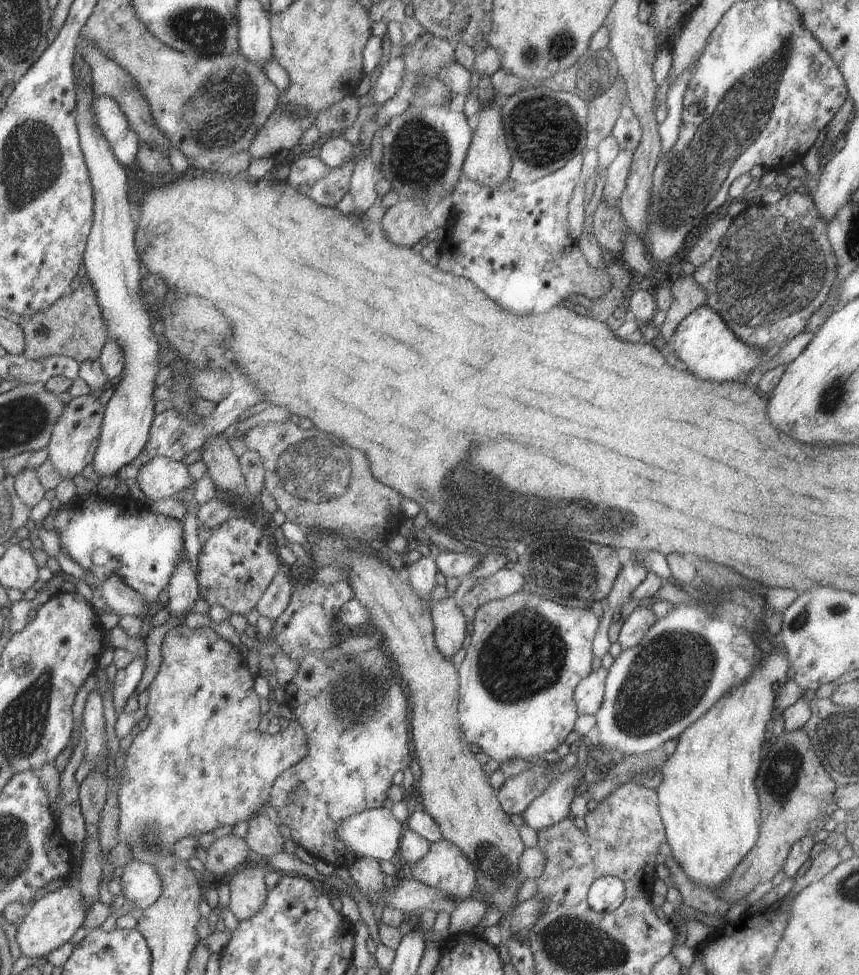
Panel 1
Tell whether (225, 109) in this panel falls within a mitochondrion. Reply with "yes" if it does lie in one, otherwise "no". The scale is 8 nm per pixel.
yes

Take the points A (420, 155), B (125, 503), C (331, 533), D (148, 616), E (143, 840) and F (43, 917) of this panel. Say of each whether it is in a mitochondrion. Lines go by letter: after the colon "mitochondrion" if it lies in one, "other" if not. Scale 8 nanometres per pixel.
A: mitochondrion
B: other
C: other
D: other
E: mitochondrion
F: other

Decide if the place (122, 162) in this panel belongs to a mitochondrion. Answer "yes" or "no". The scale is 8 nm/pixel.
no

